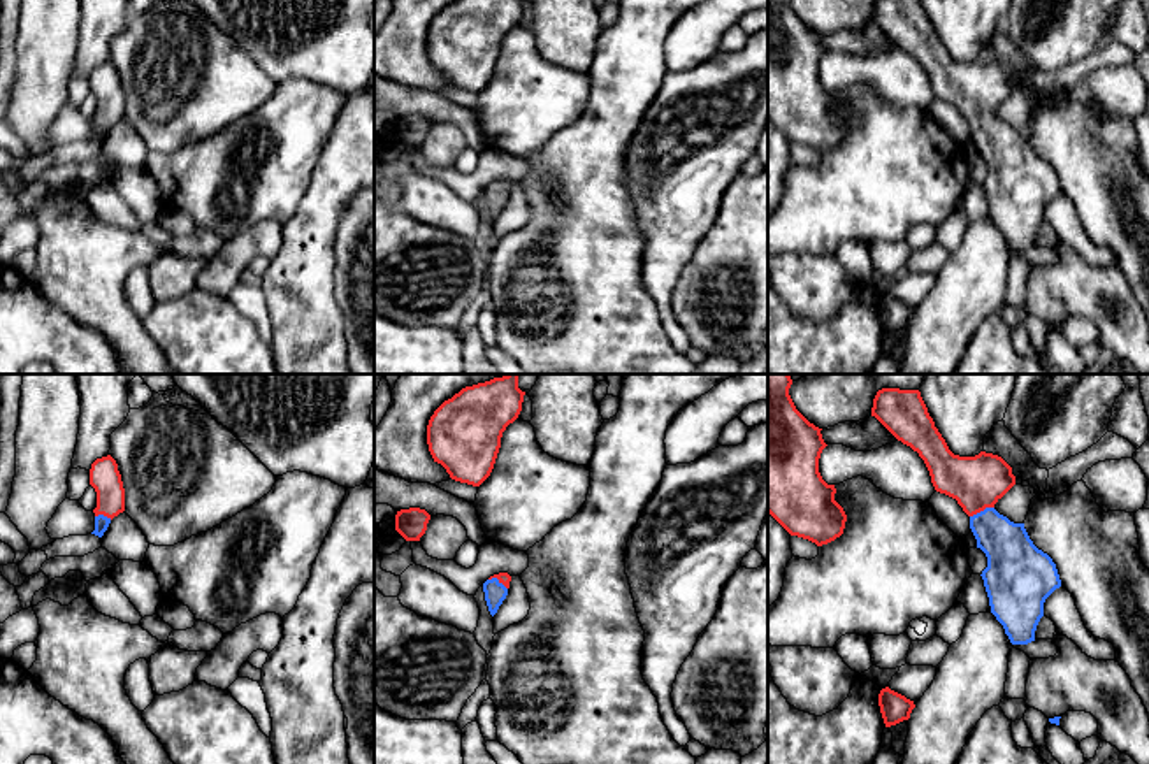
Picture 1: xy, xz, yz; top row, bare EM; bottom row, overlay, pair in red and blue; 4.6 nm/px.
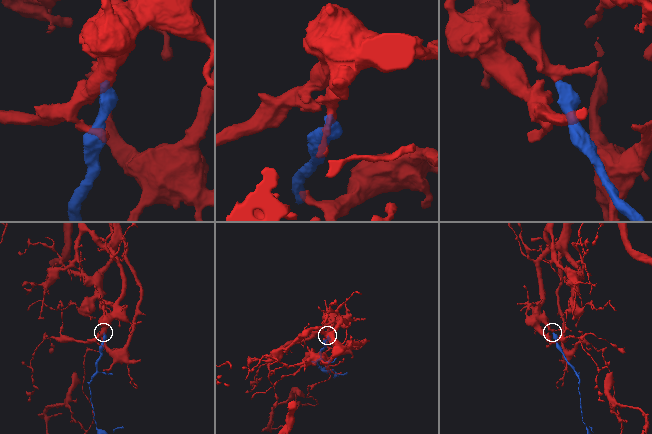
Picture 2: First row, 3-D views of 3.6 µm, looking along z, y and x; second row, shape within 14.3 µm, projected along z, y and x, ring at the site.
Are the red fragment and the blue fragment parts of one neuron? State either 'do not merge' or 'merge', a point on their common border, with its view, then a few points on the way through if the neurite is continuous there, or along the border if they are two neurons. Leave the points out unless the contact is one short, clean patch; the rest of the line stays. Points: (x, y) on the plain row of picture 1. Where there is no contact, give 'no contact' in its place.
merge; meets red in yz at (981, 116); runs through yz (977, 88), (981, 116), (986, 130), (1011, 160)

